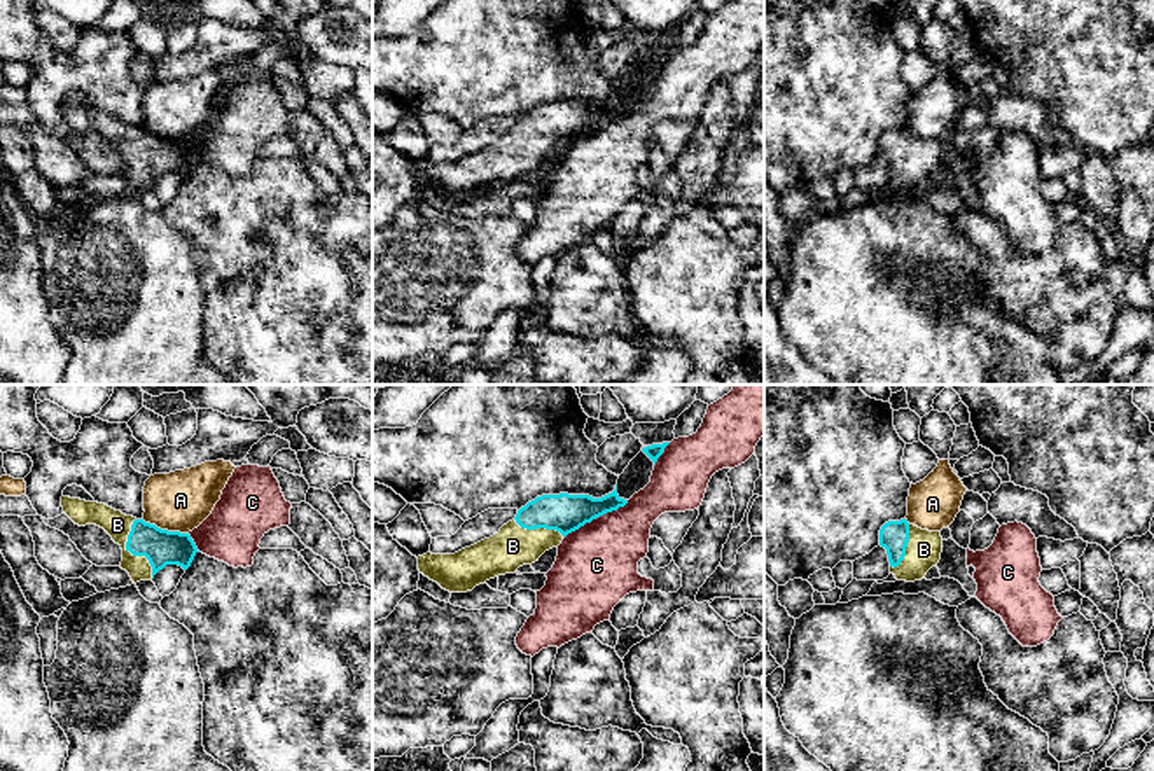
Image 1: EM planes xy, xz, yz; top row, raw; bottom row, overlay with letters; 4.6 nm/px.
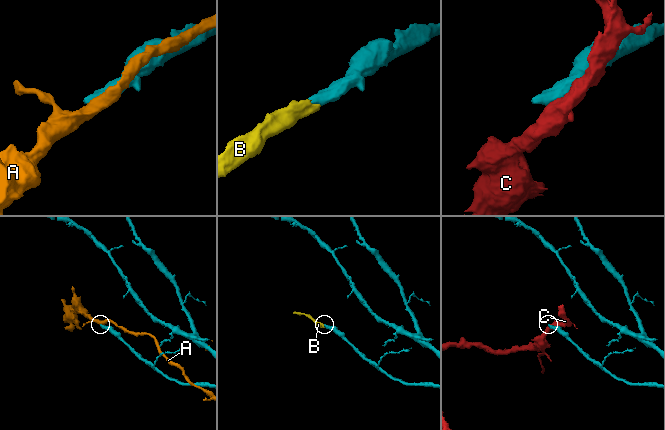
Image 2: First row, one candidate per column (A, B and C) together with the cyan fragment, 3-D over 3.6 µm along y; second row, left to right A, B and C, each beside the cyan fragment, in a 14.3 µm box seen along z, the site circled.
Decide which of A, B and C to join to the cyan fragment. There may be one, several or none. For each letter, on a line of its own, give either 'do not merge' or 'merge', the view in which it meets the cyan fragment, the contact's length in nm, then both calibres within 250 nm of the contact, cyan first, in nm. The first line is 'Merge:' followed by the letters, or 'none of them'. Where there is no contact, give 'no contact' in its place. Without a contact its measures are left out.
Merge: B
A: do not merge; meets cyan in xy; contact 220 nm long; 170 nm thick on the cyan side, 280 nm on the other
B: merge; meets cyan in xy; contact 300 nm long; 170 nm thick on the cyan side, 120 nm on the other
C: do not merge; meets cyan in xz; contact 340 nm long; 180 nm thick on the cyan side, 380 nm on the other

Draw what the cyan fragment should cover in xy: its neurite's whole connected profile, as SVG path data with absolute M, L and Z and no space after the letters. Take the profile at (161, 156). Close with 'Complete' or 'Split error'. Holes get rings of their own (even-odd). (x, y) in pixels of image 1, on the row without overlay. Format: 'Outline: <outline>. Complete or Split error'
Outline: M61 105L63 121L79 135L103 136L122 157L121 177L131 189L152 189L166 173L187 178L199 161L189 142L161 138L105 112Z. Split error

